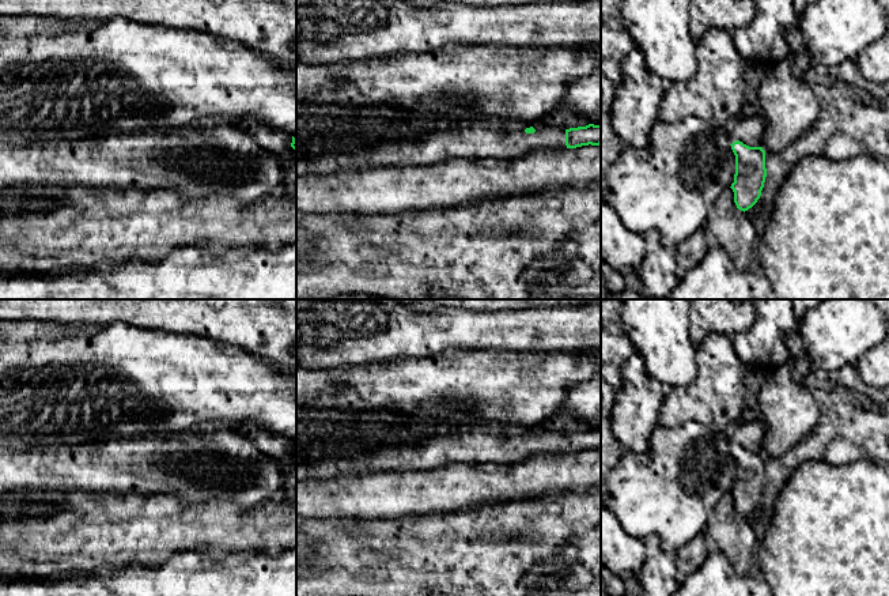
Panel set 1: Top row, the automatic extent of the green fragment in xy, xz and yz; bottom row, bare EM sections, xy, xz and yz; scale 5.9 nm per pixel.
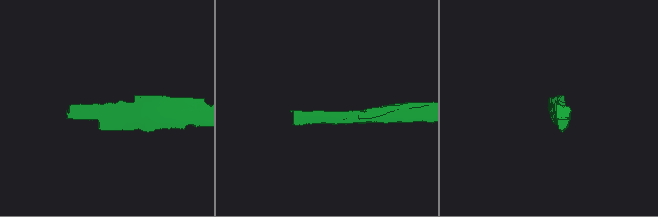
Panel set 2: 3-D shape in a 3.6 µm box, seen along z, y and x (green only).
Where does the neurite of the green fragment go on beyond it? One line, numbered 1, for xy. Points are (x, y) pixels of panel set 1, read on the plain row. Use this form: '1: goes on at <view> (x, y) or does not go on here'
1: does not go on here

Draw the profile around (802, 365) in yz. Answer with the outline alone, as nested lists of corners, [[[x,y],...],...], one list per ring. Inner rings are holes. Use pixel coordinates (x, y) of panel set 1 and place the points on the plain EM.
[[[798,331],[784,333],[784,343],[790,358],[794,361],[792,381],[803,384],[805,377],[812,371],[813,365],[807,355]]]

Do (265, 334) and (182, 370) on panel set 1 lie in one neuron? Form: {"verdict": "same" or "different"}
{"verdict": "different"}

